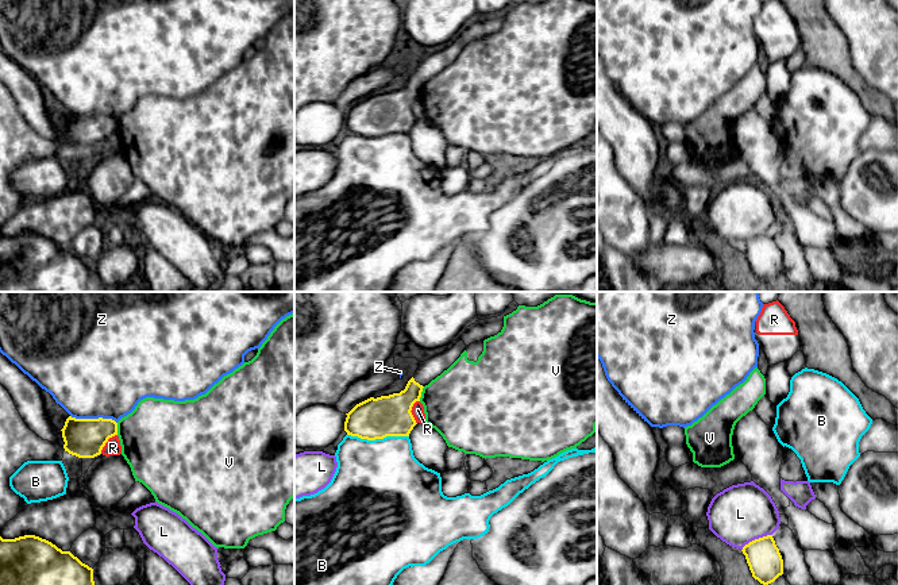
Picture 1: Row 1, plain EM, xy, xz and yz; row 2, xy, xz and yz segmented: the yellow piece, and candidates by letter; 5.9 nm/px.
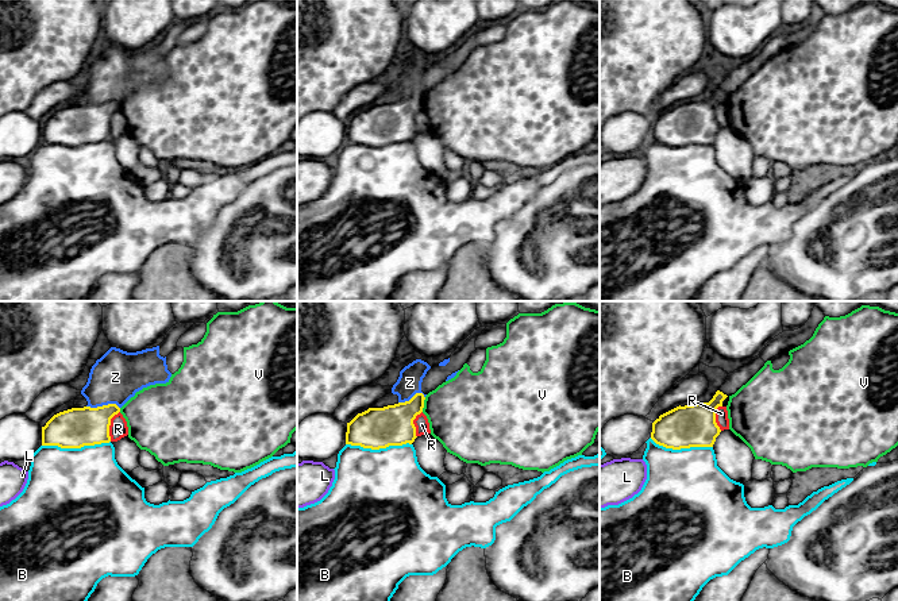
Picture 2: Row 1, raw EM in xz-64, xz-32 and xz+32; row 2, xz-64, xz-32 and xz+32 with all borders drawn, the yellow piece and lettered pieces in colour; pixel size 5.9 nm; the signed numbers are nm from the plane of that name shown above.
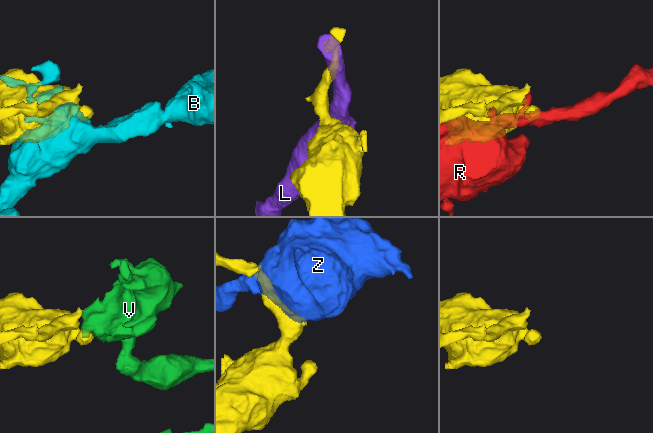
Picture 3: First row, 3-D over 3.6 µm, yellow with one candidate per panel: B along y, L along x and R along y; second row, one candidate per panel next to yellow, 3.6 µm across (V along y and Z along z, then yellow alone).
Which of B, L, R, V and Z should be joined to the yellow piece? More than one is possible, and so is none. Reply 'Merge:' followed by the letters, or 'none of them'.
Merge: none of them

